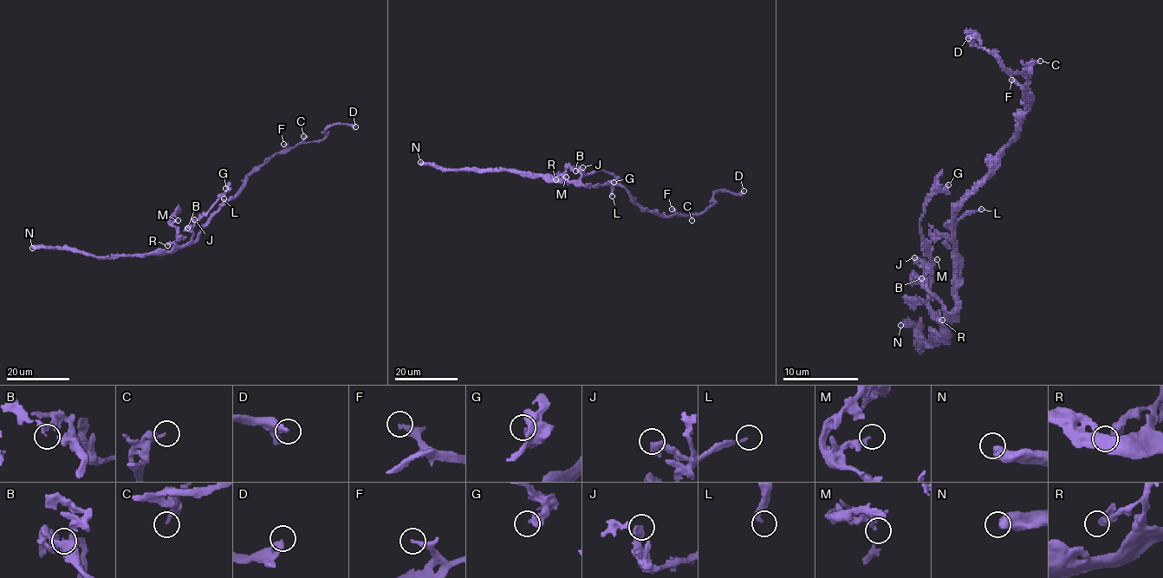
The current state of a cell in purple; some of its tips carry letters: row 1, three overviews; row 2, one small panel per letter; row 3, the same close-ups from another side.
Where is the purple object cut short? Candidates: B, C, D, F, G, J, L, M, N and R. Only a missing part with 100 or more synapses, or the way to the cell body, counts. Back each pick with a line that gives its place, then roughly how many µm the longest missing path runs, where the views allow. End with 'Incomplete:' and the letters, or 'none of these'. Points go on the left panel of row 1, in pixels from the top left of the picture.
L: Place: (224, 198). Missing length about 25 µm
Incomplete: L

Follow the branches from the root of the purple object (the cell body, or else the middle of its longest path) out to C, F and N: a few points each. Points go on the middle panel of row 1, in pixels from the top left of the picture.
C: (600, 185), (620, 185), (633, 201), (647, 210), (664, 216), (690, 215), (692, 217), (691, 220)
F: (600, 185), (620, 185), (633, 201), (660, 215), (672, 216), (675, 212), (672, 209)
N: (600, 185), (584, 185), (575, 181), (561, 181), (503, 170), (446, 170), (420, 162)

